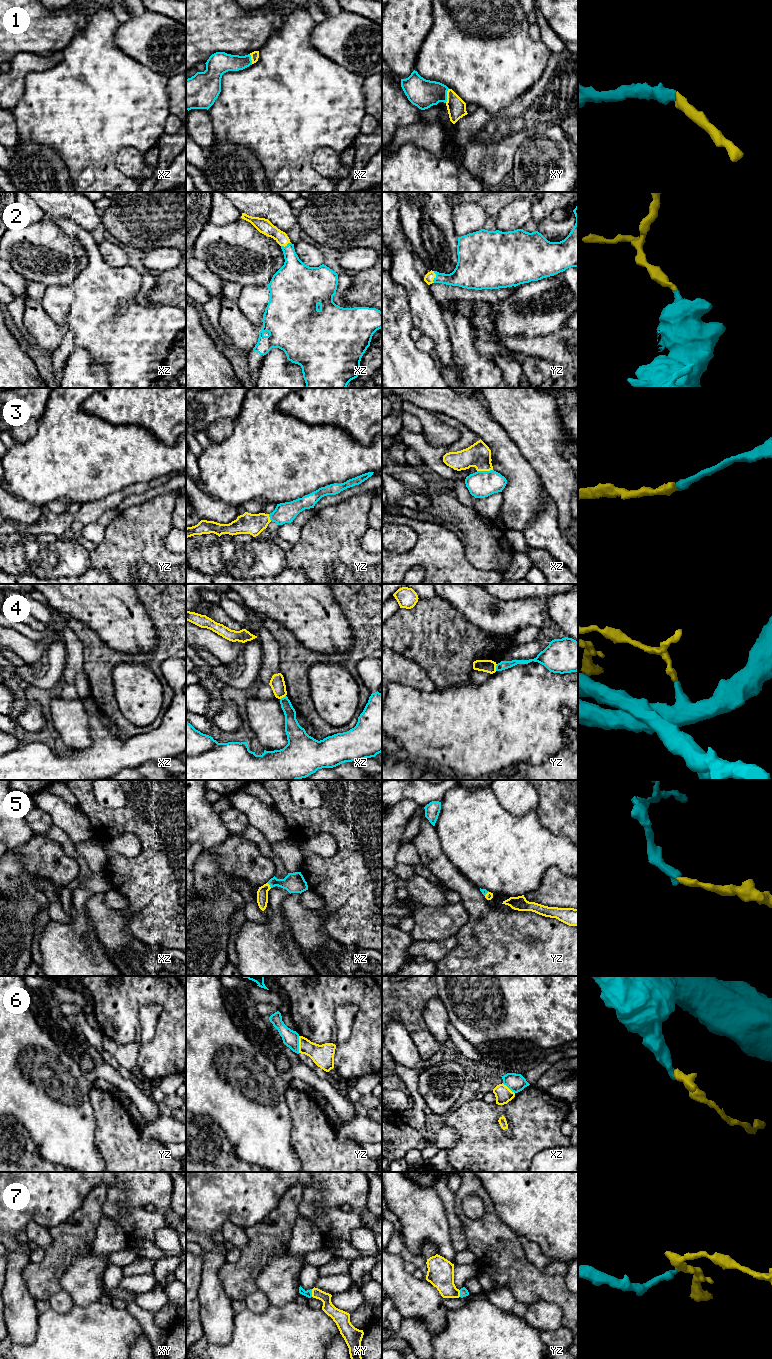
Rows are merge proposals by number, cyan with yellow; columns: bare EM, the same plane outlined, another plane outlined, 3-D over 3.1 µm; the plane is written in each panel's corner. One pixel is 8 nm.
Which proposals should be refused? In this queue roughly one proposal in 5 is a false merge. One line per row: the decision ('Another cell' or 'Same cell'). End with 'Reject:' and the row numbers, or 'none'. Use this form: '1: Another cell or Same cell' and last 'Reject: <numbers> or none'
1: Same cell
2: Same cell
3: Same cell
4: Another cell
5: Same cell
6: Another cell
7: Same cell
Reject: 4, 6

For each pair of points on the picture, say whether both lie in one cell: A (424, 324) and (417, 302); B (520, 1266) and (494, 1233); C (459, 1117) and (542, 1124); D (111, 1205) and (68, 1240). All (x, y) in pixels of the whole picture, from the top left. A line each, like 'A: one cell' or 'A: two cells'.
A: one cell
B: one cell
C: one cell
D: two cells

